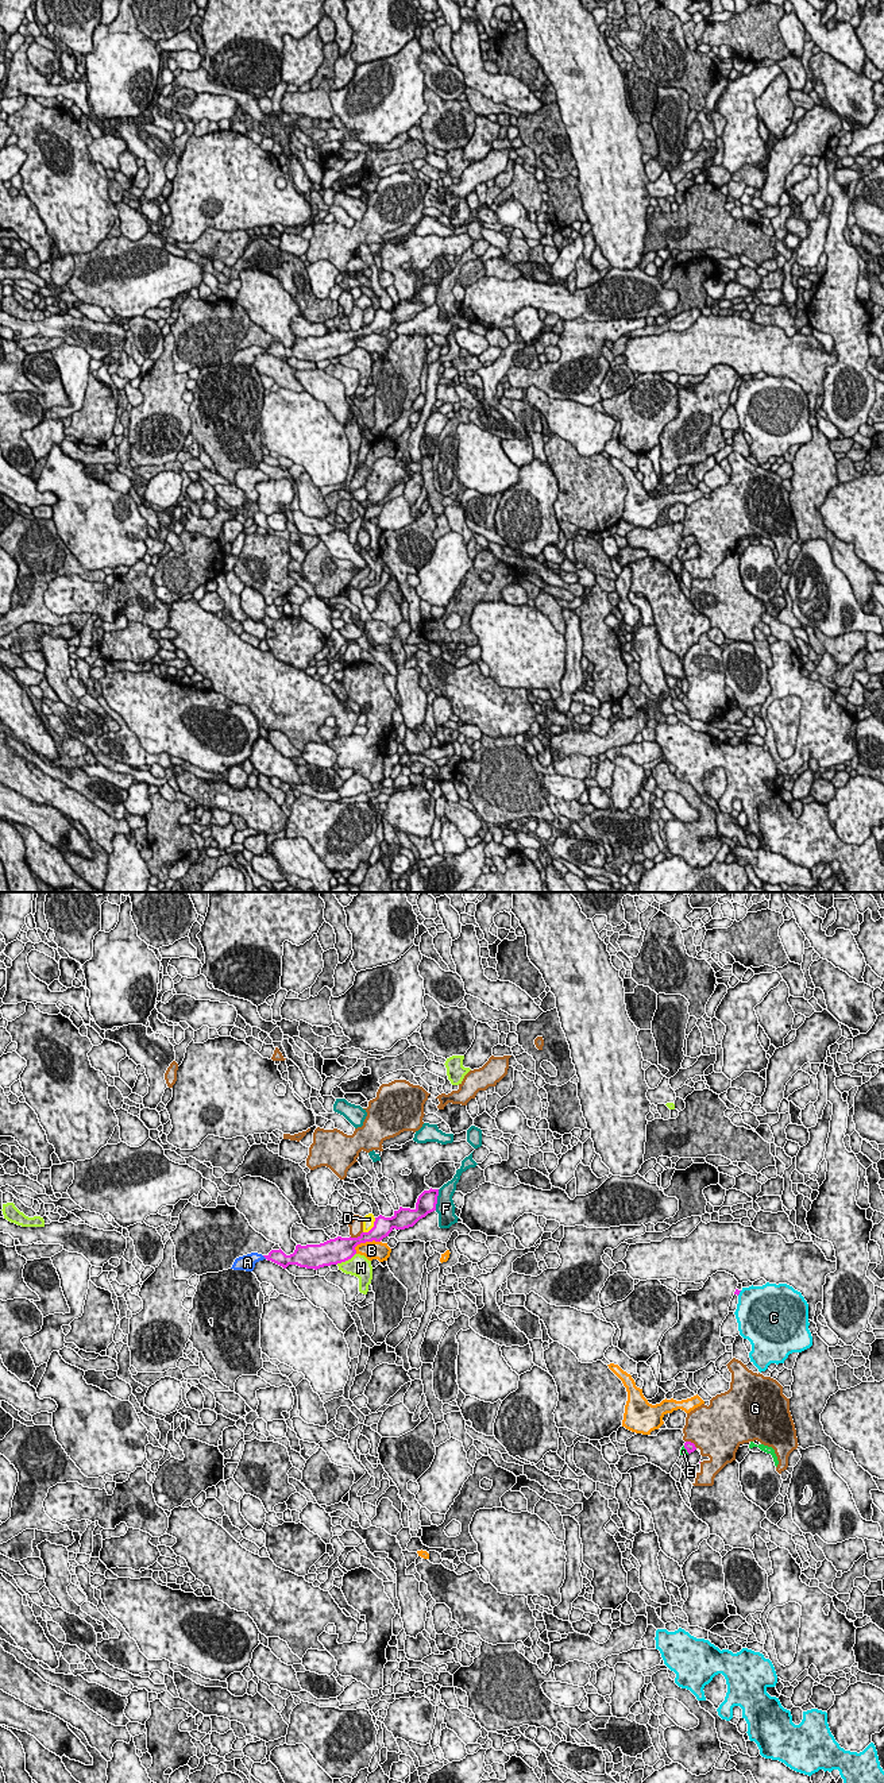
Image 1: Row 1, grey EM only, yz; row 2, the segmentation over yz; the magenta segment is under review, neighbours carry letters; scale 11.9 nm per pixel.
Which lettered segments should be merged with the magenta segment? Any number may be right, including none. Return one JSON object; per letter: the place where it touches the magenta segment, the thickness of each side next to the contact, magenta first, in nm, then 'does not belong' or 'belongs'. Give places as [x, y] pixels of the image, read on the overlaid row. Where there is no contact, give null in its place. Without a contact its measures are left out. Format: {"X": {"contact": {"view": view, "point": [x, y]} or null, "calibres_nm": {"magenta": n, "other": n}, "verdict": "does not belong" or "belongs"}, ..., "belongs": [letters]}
{"A": {"contact": {"view": "yz", "point": [265, 1257]}, "calibres_nm": {"magenta": 170, "other": 190}, "verdict": "does not belong"}, "B": {"contact": {"view": "yz", "point": [365, 1242]}, "calibres_nm": {"magenta": 260, "other": 220}, "verdict": "does not belong"}, "C": {"contact": {"view": "yz", "point": [738, 1293]}, "calibres_nm": {"magenta": 60, "other": 440}, "verdict": "does not belong"}, "D": {"contact": {"view": "yz", "point": [373, 1227]}, "calibres_nm": {"magenta": 220, "other": 130}, "verdict": "does not belong"}, "E": {"contact": {"view": "yz", "point": [686, 1448]}, "calibres_nm": {"magenta": 120, "other": 90}, "verdict": "belongs"}, "F": {"contact": {"view": "yz", "point": [436, 1200]}, "calibres_nm": {"magenta": 240, "other": 220}, "verdict": "does not belong"}, "G": {"contact": {"view": "yz", "point": [355, 1238]}, "calibres_nm": {"magenta": 300, "other": 160}, "verdict": "does not belong"}, "H": {"contact": {"view": "yz", "point": [346, 1259]}, "calibres_nm": {"magenta": 300, "other": 260}, "verdict": "does not belong"}, "belongs": ["E"]}

